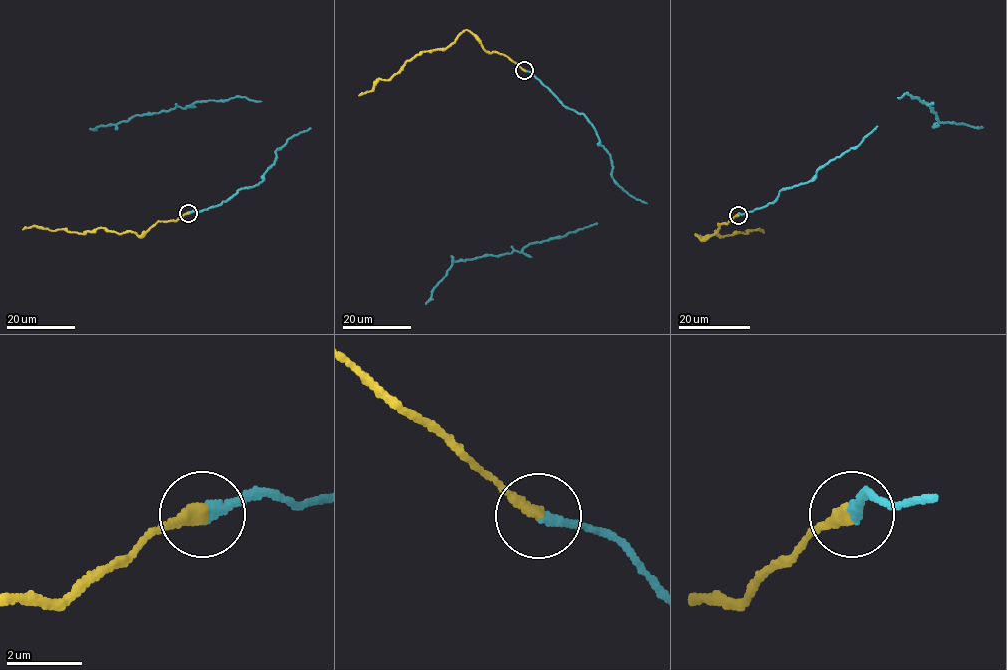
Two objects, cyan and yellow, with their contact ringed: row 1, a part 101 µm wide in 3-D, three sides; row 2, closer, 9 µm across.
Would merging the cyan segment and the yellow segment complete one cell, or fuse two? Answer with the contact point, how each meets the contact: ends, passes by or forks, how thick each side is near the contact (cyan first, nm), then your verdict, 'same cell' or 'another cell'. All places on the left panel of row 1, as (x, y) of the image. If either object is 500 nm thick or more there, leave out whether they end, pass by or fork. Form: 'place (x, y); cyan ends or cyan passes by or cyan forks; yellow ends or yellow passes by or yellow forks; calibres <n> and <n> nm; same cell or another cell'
place (188, 213); cyan ends; yellow ends; calibres 260 and 380 nm; same cell

